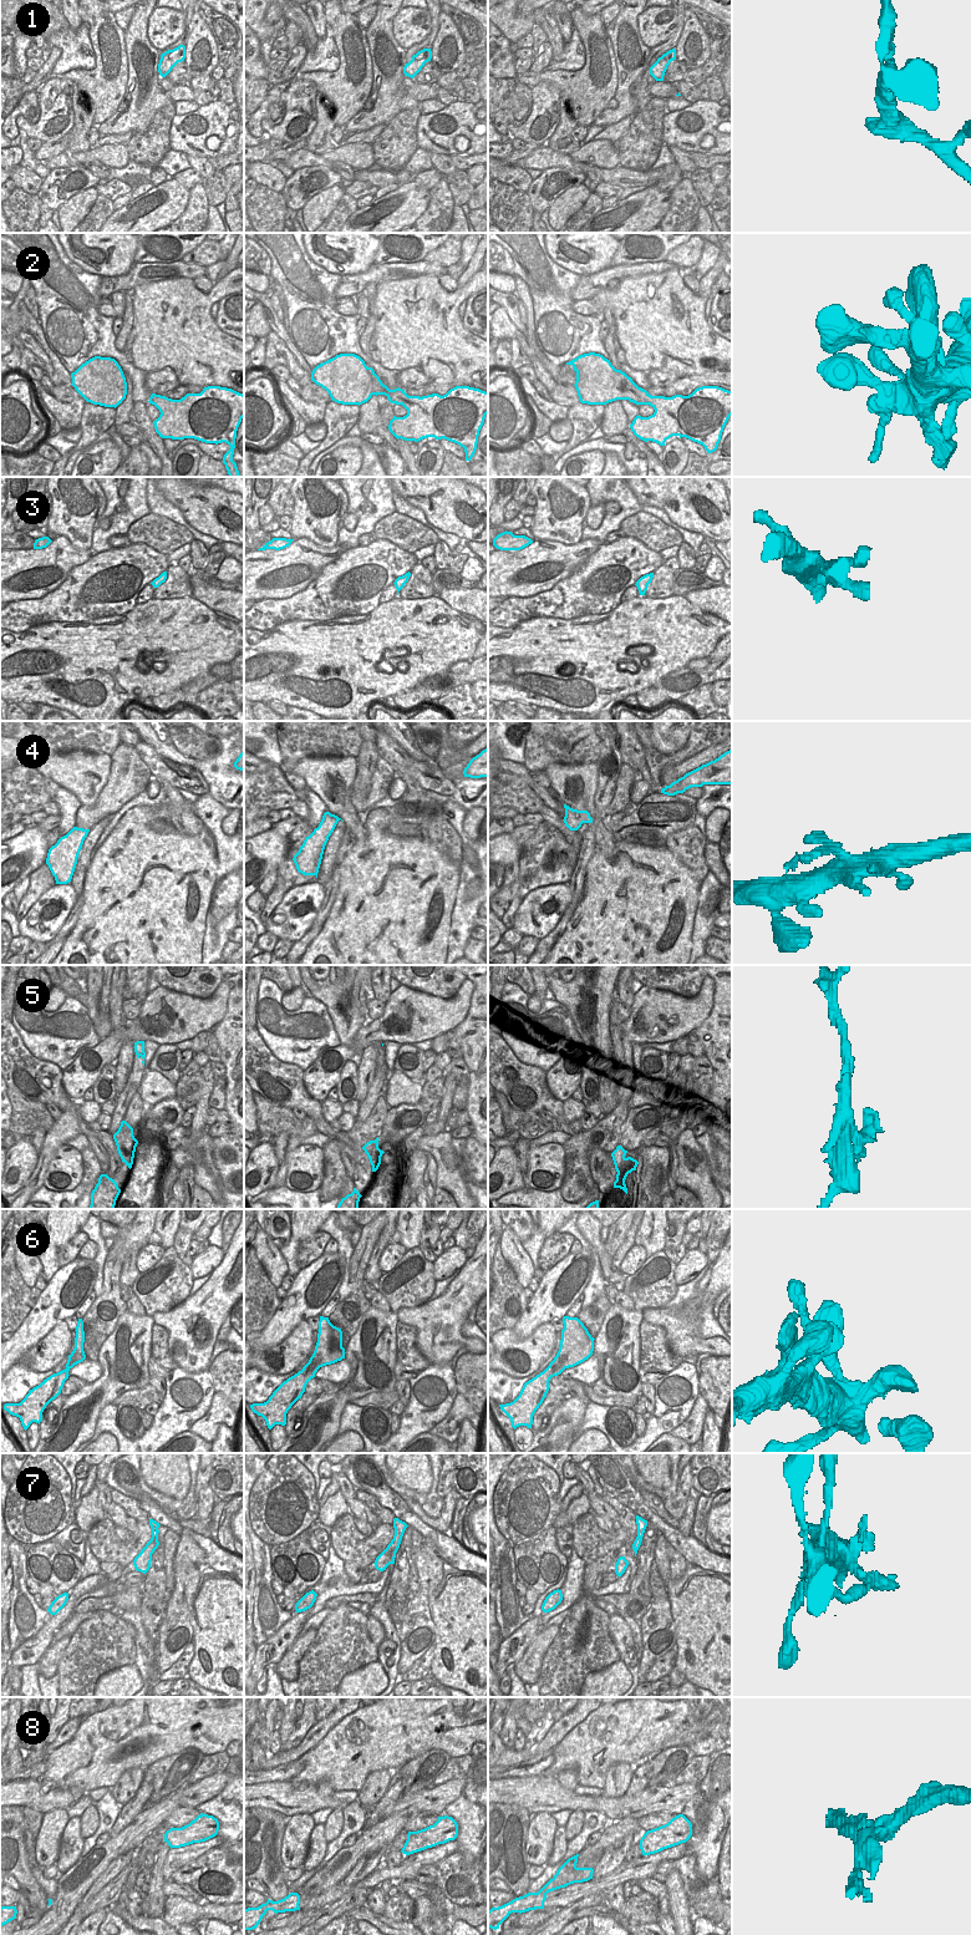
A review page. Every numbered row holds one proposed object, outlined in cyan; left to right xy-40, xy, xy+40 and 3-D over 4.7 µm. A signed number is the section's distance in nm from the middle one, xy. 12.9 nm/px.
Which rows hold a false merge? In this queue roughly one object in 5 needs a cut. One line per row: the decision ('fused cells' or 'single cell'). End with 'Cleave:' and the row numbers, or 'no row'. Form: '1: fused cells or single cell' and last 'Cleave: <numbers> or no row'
1: single cell
2: single cell
3: single cell
4: single cell
5: single cell
6: single cell
7: single cell
8: fused cells
Cleave: 8

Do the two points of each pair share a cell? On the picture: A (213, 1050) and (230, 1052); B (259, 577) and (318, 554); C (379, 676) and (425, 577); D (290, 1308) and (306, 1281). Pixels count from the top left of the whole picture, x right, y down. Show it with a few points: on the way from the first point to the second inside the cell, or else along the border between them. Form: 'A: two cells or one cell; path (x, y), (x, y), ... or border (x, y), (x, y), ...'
A: two cells; border (213, 1034), (219, 1047), (220, 1061)
B: one cell; path (274, 570), (303, 560)
C: two cells; border (433, 594), (426, 598), (400, 598), (397, 595)
D: one cell; path (296, 1301), (303, 1295), (305, 1288)

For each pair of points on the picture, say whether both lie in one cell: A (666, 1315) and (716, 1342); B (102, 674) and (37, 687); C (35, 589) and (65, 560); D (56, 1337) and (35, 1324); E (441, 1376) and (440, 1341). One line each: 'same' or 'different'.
A: same
B: same
C: same
D: different
E: different

